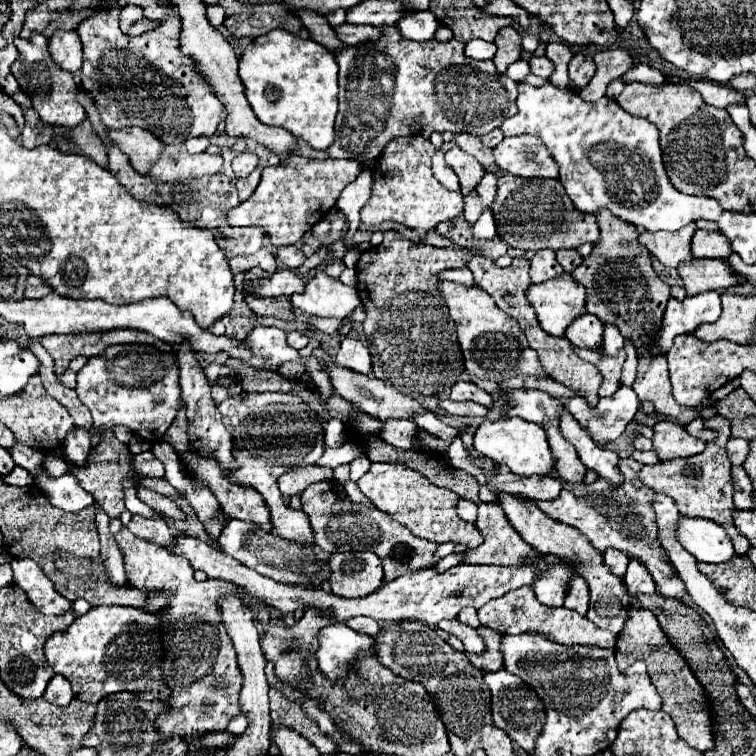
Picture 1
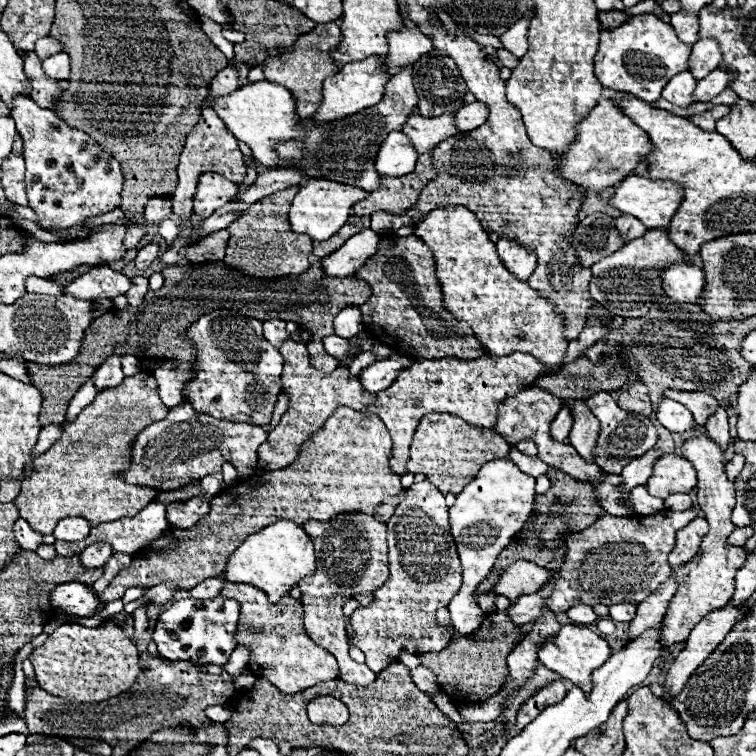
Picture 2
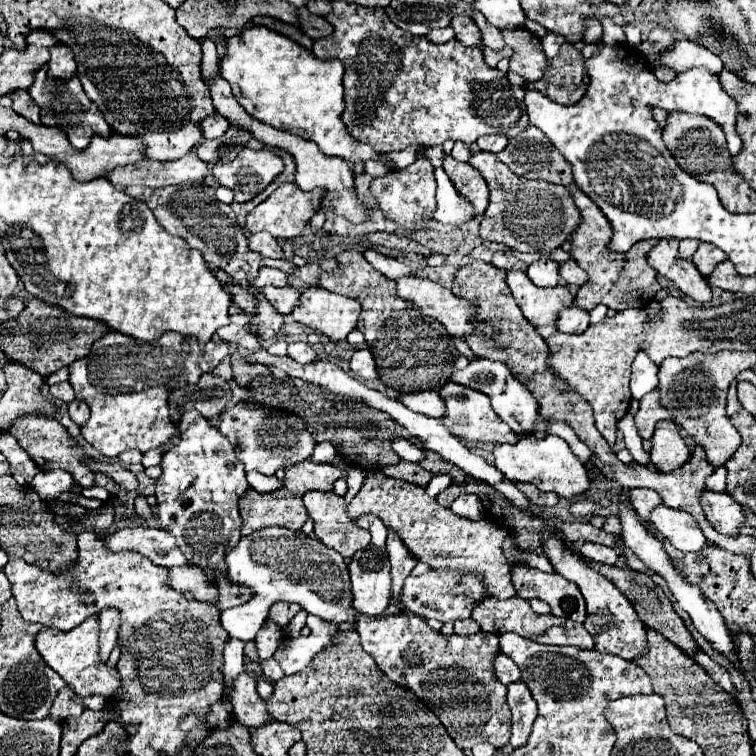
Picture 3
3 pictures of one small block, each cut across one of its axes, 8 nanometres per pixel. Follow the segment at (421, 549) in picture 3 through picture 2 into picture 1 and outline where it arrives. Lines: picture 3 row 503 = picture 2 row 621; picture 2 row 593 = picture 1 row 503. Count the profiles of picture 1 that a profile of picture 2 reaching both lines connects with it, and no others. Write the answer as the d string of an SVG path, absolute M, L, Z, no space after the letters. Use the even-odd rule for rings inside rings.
M372 464L370 470L358 480L358 488L382 512L386 512L396 522L404 524L418 538L432 540L436 544L452 540L468 548L480 546L480 542L484 540L482 534L476 530L476 524L468 524L456 514L456 502L460 500L460 496L452 490L434 486L428 478L420 476L412 468L400 464Z

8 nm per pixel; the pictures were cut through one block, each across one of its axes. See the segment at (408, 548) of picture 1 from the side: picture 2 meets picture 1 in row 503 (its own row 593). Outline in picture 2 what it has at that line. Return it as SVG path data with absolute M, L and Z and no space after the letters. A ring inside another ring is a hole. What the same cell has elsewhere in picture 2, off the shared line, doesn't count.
M350 512L334 516L328 522L310 520L302 526L314 542L316 548L316 572L300 580L302 606L304 606L304 628L308 636L332 656L336 656L340 674L338 678L356 684L368 686L376 680L376 674L366 664L356 664L348 656L348 636L346 636L346 618L342 616L342 606L358 592L372 592L376 586L388 580L388 542L386 542L386 524L374 520L370 514Z

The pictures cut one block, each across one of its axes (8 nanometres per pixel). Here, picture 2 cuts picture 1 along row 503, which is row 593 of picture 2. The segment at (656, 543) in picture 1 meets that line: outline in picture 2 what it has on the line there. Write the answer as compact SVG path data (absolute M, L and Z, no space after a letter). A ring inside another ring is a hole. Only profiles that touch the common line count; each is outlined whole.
M662 510L652 516L612 516L600 514L596 522L580 532L570 532L566 538L566 560L560 570L560 576L554 584L548 584L546 590L520 596L506 610L514 624L526 624L540 616L542 598L548 608L554 612L566 612L574 604L616 604L620 600L632 600L632 604L640 604L646 600L656 588L670 578L668 554L676 546L676 532L684 528L692 518L696 518L696 510L672 512Z

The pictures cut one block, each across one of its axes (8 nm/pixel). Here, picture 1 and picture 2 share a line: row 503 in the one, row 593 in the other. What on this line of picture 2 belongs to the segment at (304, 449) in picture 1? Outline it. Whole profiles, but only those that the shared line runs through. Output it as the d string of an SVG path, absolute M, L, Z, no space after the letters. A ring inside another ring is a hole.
M280 520L276 524L262 528L256 534L250 534L228 556L226 568L224 568L224 580L260 588L262 592L266 592L270 602L278 602L304 576L310 576L314 572L314 568L316 568L314 546L312 546L308 534L304 532L304 528L290 520Z

